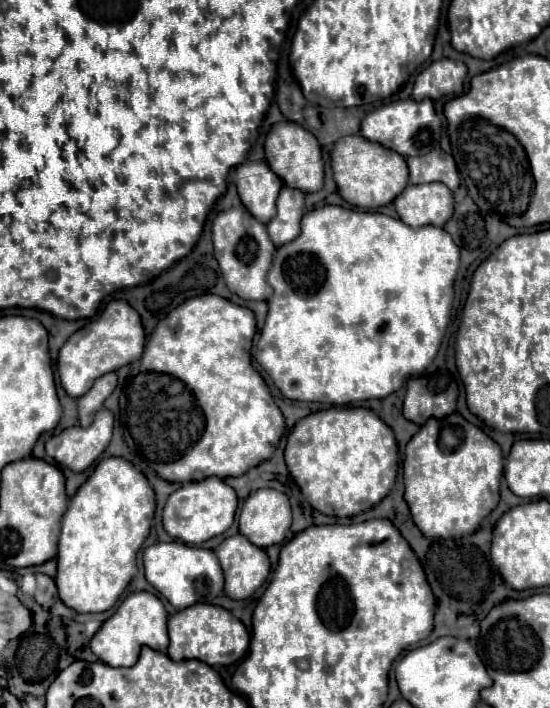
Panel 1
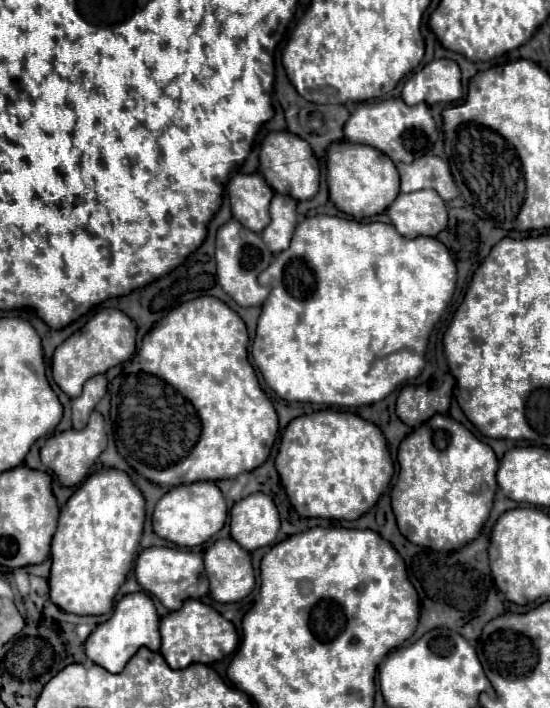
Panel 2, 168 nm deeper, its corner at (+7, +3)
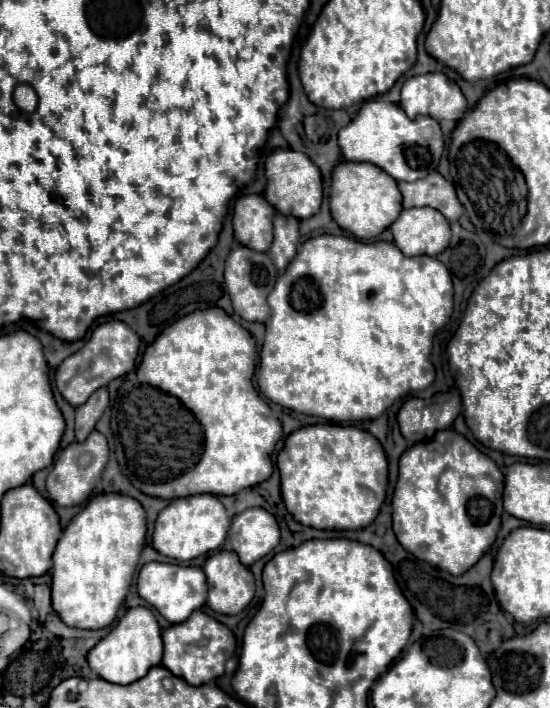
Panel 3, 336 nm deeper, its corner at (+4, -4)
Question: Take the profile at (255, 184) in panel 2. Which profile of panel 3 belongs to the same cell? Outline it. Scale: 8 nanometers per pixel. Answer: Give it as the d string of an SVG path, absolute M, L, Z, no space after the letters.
M248 194L234 204L234 238L240 246L248 246L256 252L268 252L272 244L272 220L274 210L260 194Z

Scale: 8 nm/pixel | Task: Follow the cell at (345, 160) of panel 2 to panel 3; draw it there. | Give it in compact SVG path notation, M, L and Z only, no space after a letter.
M346 162L332 172L332 192L330 192L330 212L334 222L350 232L358 240L370 240L382 234L402 212L402 194L392 176L366 162Z

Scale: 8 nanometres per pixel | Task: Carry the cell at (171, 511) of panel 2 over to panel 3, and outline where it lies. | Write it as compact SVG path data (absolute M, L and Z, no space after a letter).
M198 494L192 498L172 500L156 518L156 528L152 536L152 546L162 556L174 560L192 560L212 550L218 550L226 540L226 532L230 526L230 518L222 502L212 494Z

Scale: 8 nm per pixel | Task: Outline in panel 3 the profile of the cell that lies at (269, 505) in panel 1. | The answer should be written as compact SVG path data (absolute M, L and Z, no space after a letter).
M248 508L232 518L228 538L240 562L250 566L278 546L280 528L270 512L262 508Z

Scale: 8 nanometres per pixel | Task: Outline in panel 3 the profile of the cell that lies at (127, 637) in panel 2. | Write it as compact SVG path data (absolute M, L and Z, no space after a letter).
M130 608L116 624L116 628L102 638L90 652L88 652L88 664L90 668L106 682L112 684L132 684L146 676L146 672L154 666L158 666L162 660L162 636L160 626L154 618L154 614L144 608Z

